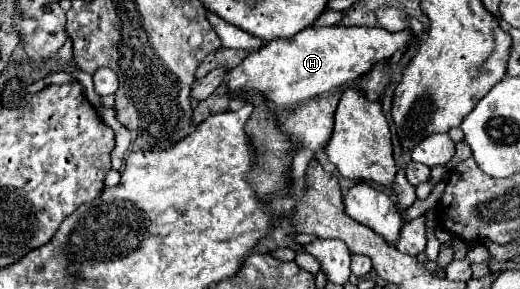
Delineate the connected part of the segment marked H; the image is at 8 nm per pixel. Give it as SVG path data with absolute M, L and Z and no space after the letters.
M308 27L292 39L276 39L262 49L250 53L238 67L228 73L228 89L260 91L266 101L278 101L280 105L294 105L332 89L350 85L358 77L366 75L376 63L388 61L394 53L406 53L416 41L410 29L390 33L382 27Z

